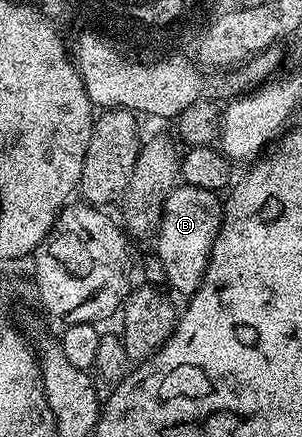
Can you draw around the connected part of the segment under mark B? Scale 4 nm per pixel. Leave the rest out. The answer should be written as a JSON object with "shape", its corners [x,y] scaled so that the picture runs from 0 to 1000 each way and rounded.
{"shape":[[[606,419],[586,423],[543,467],[530,517],[510,535],[510,577],[517,590],[536,602],[550,620],[550,638],[566,659],[583,659],[606,675],[646,670],[649,659],[675,645],[675,622],[689,609],[689,595],[702,581],[702,568],[715,554],[715,542],[728,535],[728,513],[742,506],[742,469],[725,460],[719,444],[695,432],[659,432],[639,423]]]}

